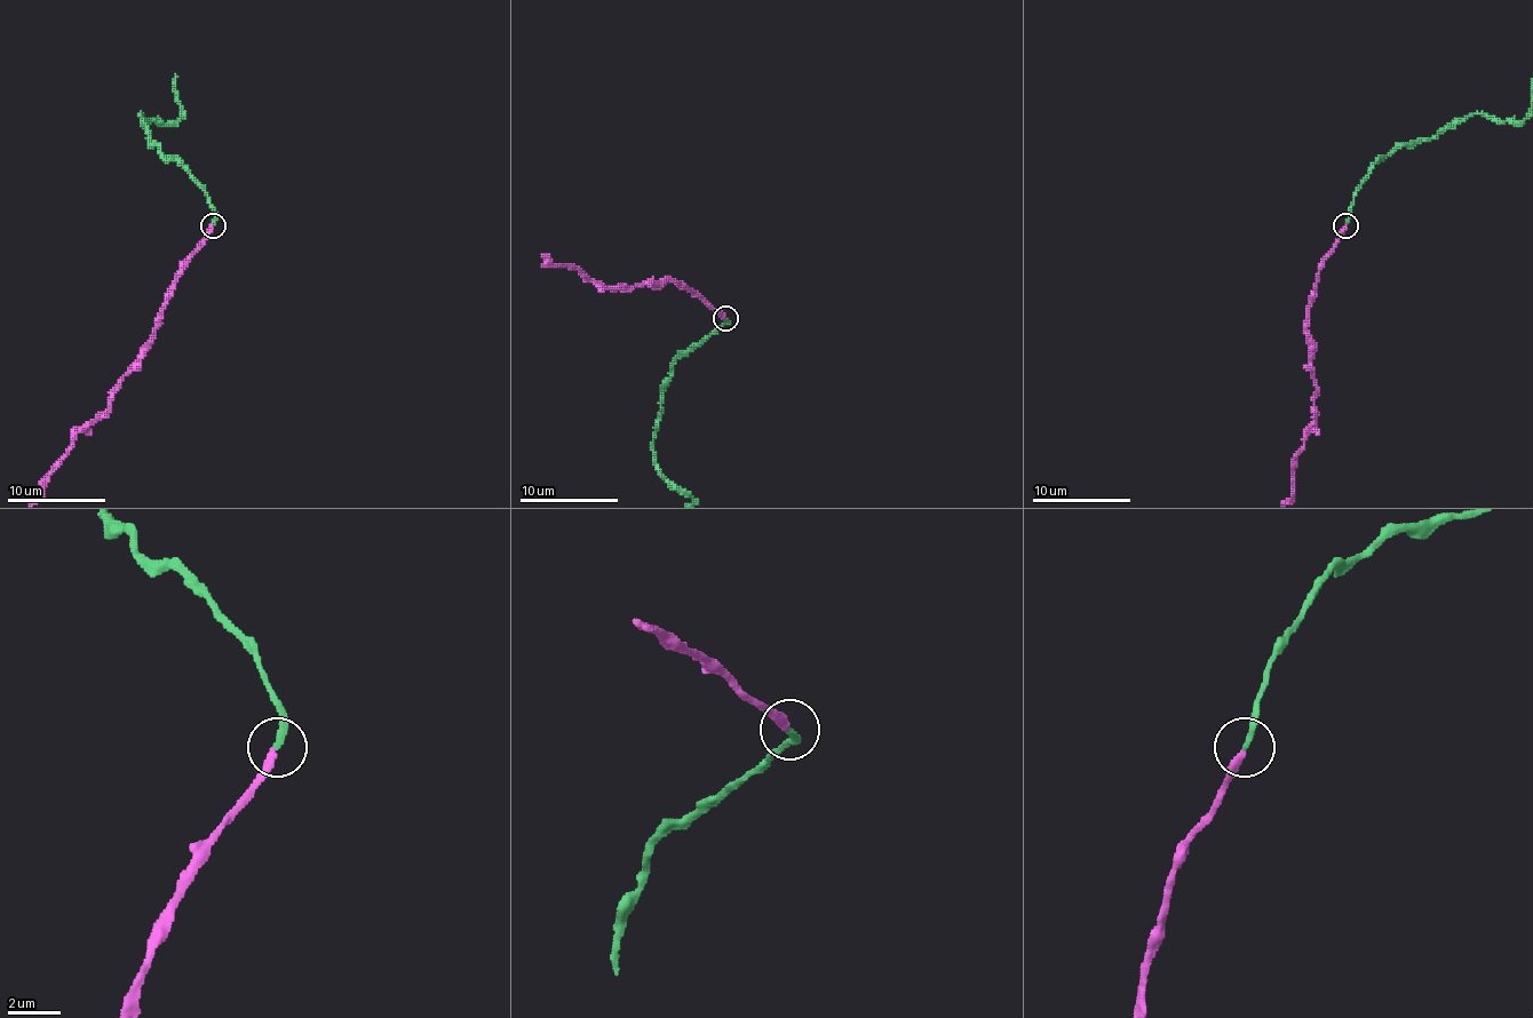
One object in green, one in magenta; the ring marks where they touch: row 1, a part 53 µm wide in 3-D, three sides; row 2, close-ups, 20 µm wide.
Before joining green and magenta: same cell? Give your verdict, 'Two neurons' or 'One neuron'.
One neuron

